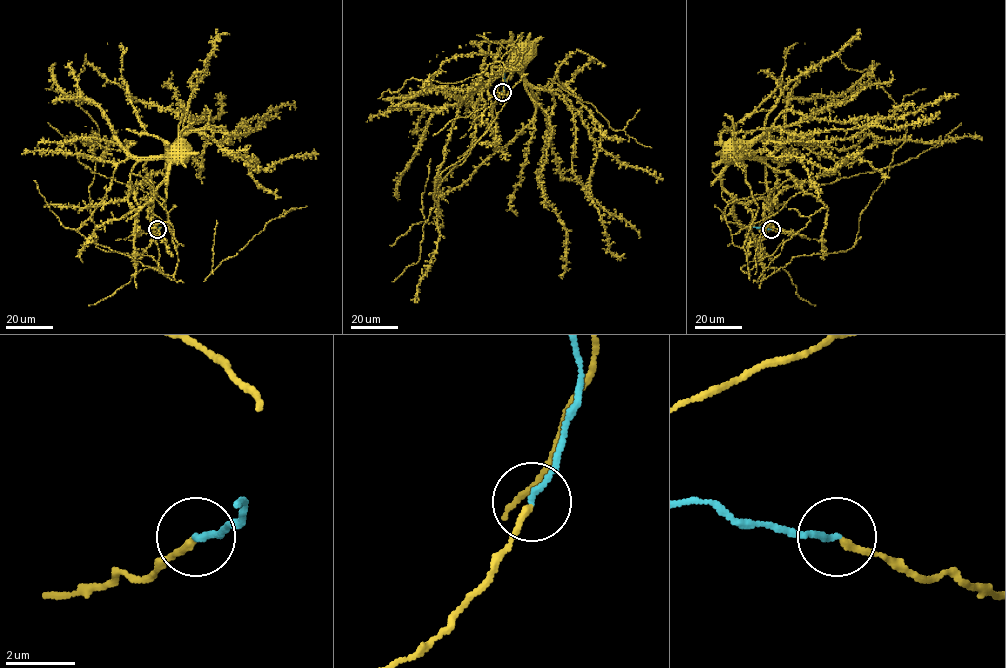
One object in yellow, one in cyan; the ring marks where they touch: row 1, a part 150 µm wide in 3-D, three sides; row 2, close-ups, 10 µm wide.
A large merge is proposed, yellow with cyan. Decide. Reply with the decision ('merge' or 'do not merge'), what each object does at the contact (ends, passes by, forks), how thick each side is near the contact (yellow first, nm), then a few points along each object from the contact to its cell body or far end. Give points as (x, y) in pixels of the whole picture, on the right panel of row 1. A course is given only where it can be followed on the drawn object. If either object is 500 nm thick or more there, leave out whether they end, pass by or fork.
merge | yellow ends | cyan ends | 190/180 nm | yellow via (771, 229), (788, 233), (766, 224), (766, 164), (741, 149), (741, 154) | cyan via (771, 229), (753, 227)

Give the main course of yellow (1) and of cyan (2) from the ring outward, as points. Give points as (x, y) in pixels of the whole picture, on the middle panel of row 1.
1: (502, 92), (485, 109), (480, 85), (472, 88), (492, 82), (516, 61)
2: (502, 92), (505, 83), (503, 73)

